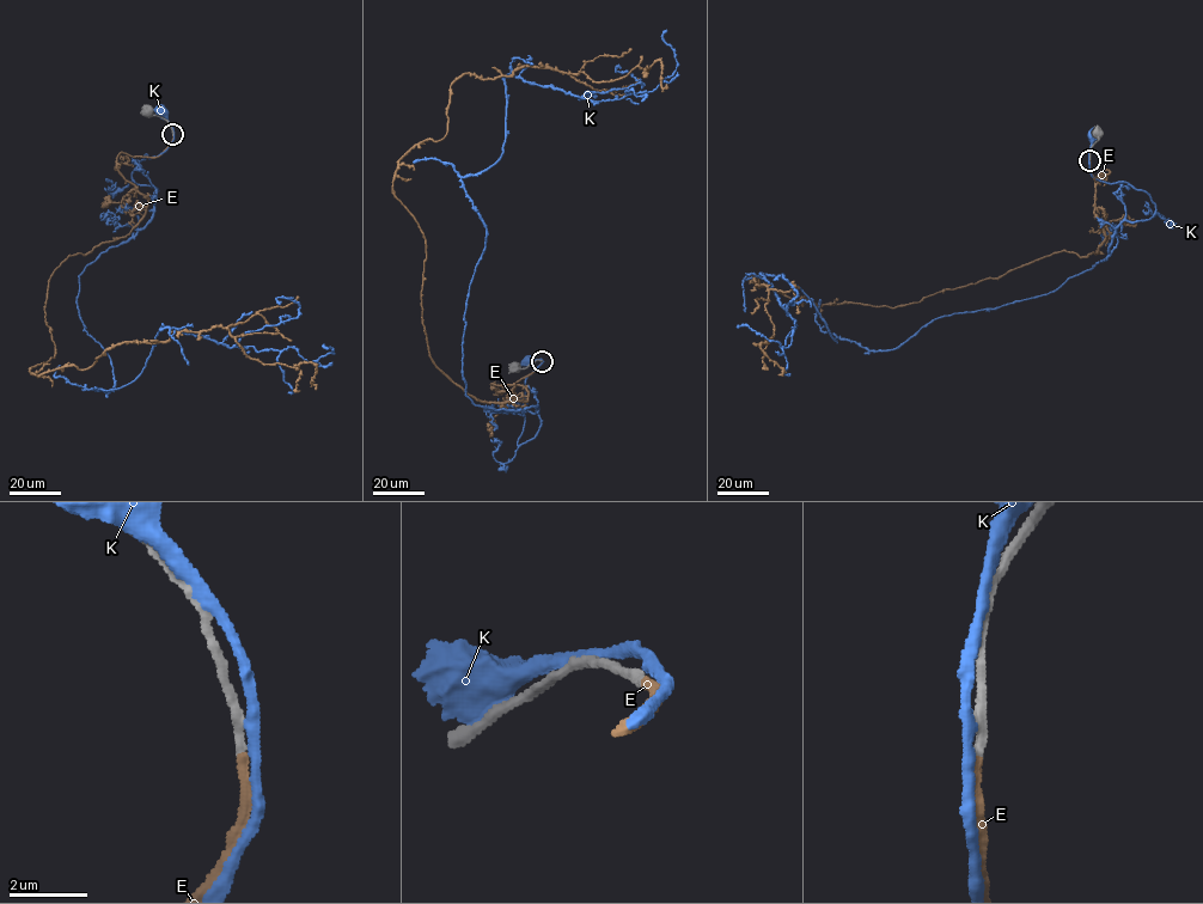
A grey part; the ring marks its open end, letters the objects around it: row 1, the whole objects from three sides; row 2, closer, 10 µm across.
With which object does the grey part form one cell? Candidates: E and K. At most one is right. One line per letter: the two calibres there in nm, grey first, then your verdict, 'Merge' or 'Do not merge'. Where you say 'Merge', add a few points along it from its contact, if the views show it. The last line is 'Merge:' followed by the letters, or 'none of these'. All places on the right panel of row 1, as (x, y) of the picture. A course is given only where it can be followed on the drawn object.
E: Thickness 240 nm (grey) against 220 nm. Merge. Its course: (1089, 160), (1110, 172), (1086, 256), (895, 307), (801, 306), (750, 275), (779, 374)
K: Thickness 320 nm (grey) against 280 nm. Do not merge
Merge: E

